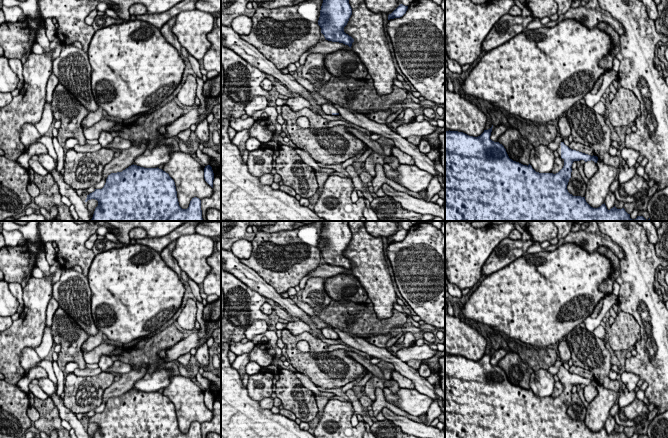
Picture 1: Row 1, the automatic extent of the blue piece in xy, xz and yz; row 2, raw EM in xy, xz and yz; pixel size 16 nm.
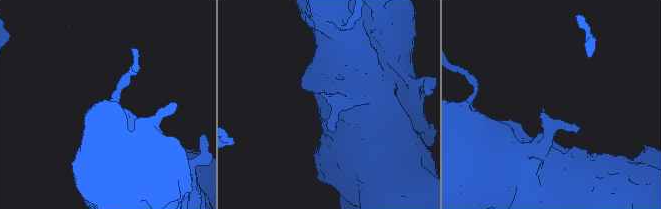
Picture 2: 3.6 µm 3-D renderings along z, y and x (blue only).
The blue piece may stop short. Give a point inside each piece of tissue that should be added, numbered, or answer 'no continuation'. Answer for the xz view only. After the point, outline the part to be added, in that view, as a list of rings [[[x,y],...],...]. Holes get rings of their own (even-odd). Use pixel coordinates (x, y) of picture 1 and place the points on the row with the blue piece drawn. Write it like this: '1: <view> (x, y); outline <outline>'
1: xz (328, 109); outline [[[323,104],[322,111],[327,115],[332,115],[333,113],[339,113],[338,110],[331,104]]]

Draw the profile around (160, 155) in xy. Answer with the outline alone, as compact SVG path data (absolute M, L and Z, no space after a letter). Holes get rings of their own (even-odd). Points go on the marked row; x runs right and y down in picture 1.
M161 144L152 150L146 150L134 160L134 165L144 168L157 168L170 160L170 154L174 152L171 145Z

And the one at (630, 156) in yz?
M625 147L621 150L621 156L628 167L634 167L640 154L634 149Z

